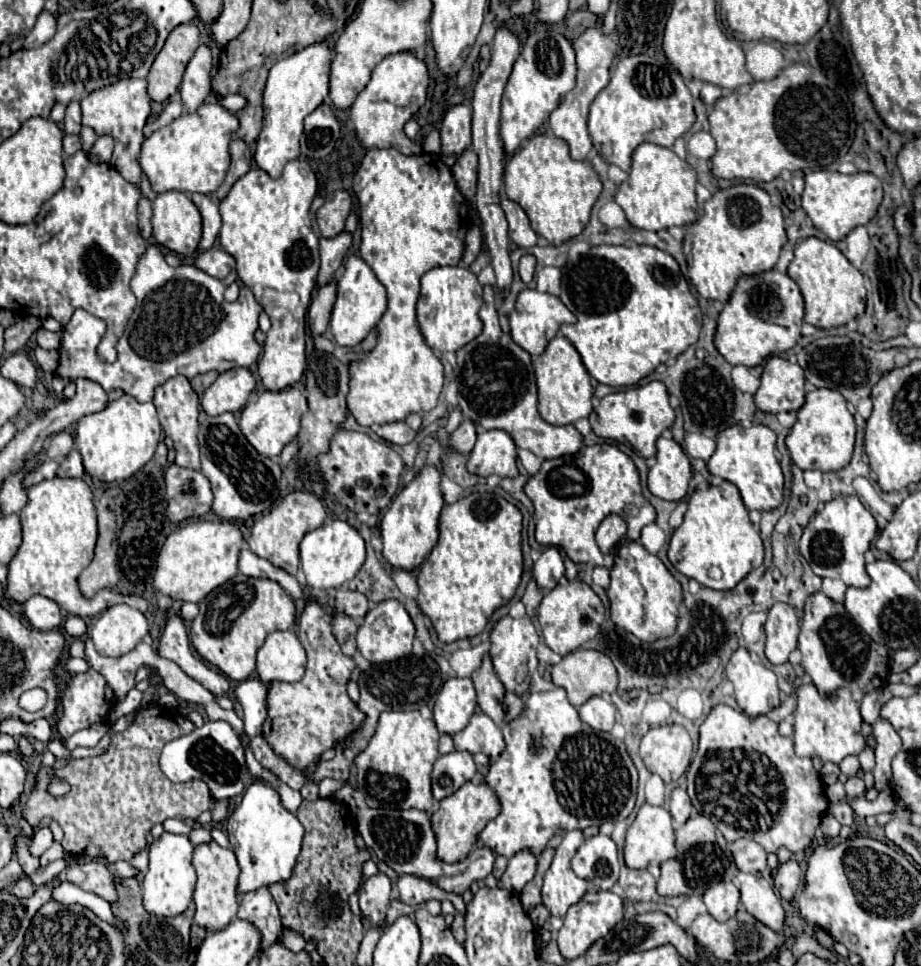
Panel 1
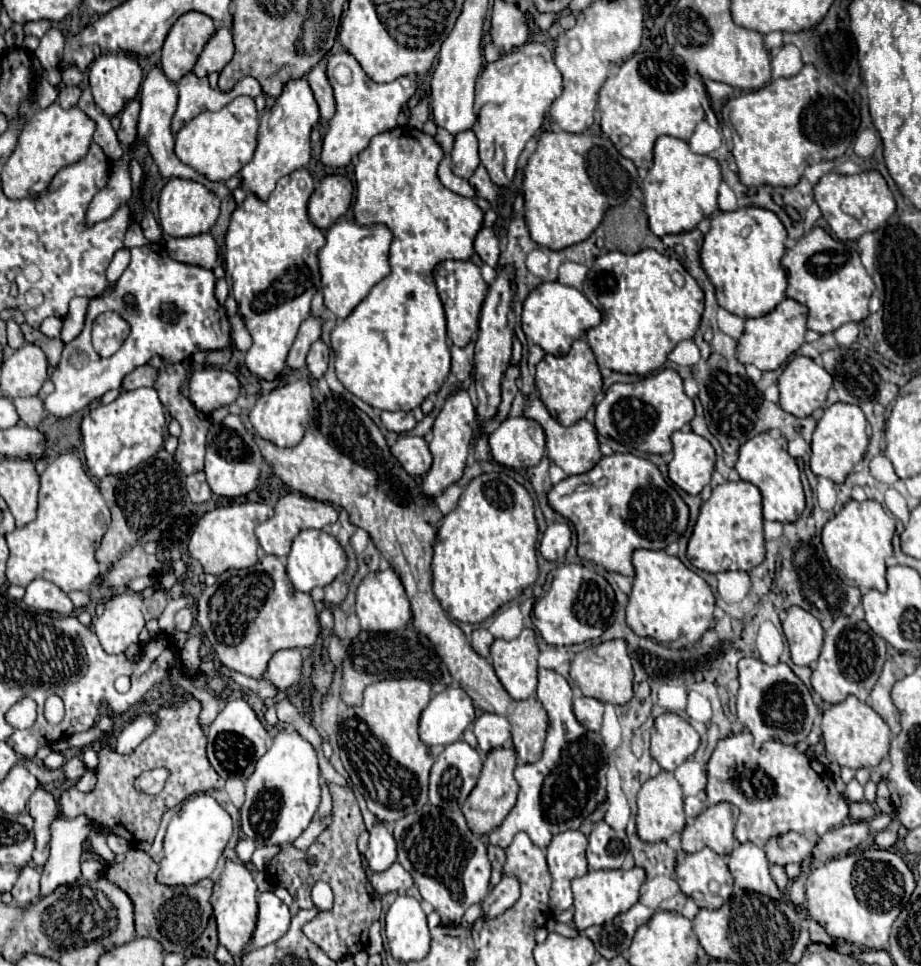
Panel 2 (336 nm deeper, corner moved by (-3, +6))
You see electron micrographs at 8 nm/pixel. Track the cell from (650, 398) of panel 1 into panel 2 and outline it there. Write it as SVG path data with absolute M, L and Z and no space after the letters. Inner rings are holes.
M666 368L632 384L612 384L596 404L594 426L600 436L612 438L648 454L666 454L672 450L670 434L694 418L694 404L682 390L682 378L676 370Z

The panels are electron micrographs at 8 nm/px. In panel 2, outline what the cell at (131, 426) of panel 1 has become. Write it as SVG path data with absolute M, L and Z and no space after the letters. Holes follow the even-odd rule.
M138 388L120 394L112 404L98 406L82 418L82 446L88 472L96 478L106 474L124 474L148 460L164 442L166 416L154 388Z

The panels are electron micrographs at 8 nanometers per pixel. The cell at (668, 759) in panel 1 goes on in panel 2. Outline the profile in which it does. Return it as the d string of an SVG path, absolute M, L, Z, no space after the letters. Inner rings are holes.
M662 714L652 726L652 758L662 770L674 772L700 746L698 732L678 714Z

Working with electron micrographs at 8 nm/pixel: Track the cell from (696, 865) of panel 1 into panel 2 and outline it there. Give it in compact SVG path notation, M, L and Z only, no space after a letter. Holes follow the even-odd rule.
M720 802L716 806L706 808L702 814L694 818L682 832L682 850L686 854L698 852L700 848L708 846L716 854L728 856L734 848L734 834L732 828L738 818L738 808Z

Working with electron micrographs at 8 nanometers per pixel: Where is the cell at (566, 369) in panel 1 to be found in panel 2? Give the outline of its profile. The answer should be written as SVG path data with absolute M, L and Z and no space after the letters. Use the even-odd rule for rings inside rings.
M578 338L574 340L568 354L564 356L546 354L536 366L536 388L540 392L540 400L550 410L550 416L556 418L560 424L570 426L582 420L586 412L592 408L596 394L602 390L602 376L590 346L582 338Z

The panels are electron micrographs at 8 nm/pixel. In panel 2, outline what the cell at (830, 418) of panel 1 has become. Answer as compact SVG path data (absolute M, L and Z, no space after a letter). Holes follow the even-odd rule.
M836 402L824 408L822 418L816 424L812 434L812 454L810 454L810 470L816 476L830 478L834 482L844 482L846 476L854 470L854 466L864 458L868 446L866 434L866 418L864 412L848 402Z

